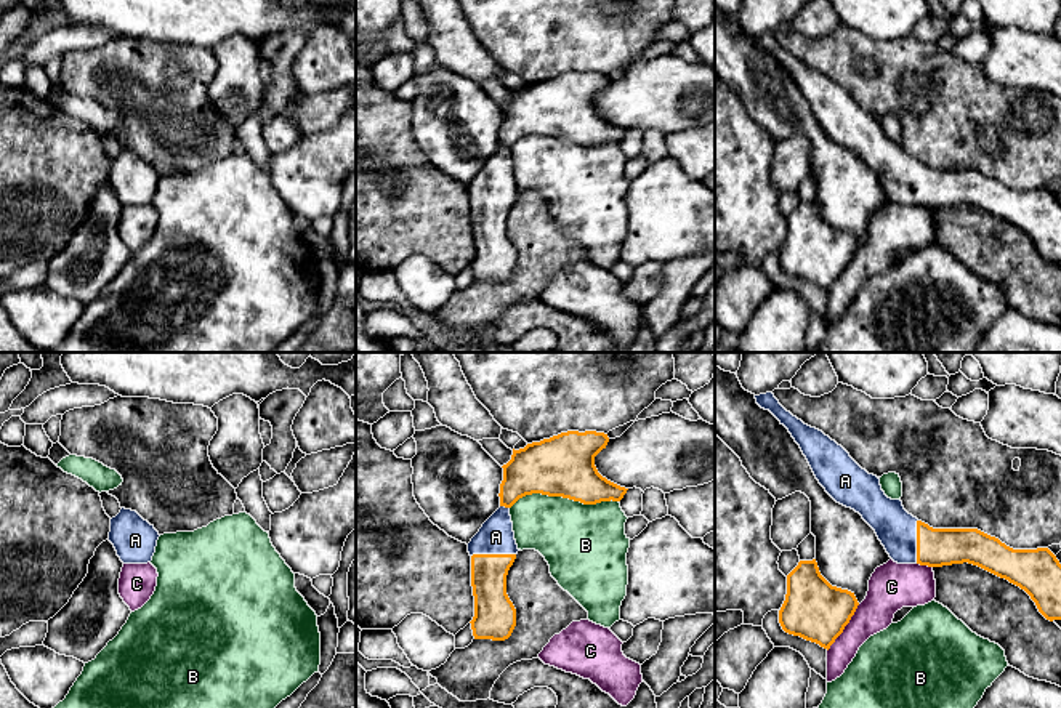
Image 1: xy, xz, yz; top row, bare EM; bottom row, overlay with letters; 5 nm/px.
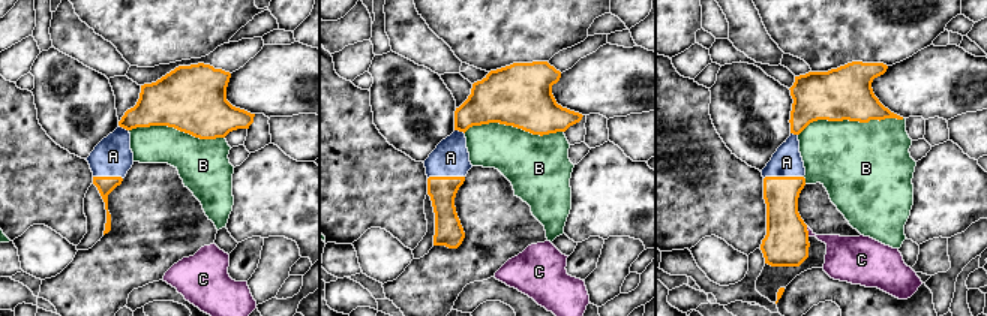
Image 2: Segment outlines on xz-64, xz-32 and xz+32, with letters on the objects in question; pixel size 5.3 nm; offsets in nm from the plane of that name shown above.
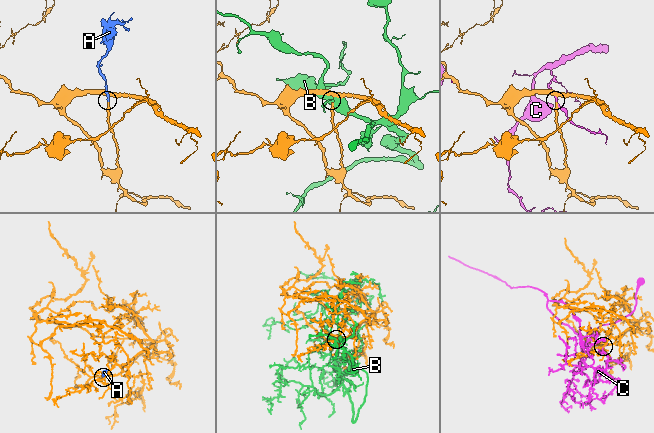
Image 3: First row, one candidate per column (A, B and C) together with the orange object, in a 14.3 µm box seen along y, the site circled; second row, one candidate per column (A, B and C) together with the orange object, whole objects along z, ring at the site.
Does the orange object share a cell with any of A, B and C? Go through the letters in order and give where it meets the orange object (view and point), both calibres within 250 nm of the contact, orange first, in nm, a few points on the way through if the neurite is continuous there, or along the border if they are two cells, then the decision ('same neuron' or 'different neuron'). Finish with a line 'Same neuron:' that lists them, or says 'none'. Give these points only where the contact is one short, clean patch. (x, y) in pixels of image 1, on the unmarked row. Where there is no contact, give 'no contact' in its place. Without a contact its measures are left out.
A: contact xz (492, 196); calibres 180 and 180 nm; same neuron
B: contact xz (563, 138); calibres 300 and 380 nm; different neuron
C: contact yz (843, 269); calibres 300 and 180 nm; different neuron
Same neuron: A

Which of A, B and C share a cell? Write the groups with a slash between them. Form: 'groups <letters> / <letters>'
groups A / B / C

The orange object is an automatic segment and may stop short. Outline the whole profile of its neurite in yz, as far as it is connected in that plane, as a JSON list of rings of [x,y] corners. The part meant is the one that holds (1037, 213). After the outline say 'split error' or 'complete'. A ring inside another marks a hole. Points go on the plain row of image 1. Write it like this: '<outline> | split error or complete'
[[[773,34],[755,37],[784,66],[806,98],[816,120],[840,146],[854,151],[875,171],[890,199],[898,205],[942,208],[973,205],[1024,231],[1039,253],[1050,263],[1061,261],[1061,205],[1048,189],[1013,191],[978,170],[933,170],[909,155],[901,141],[885,136],[880,120],[862,111],[849,95],[822,72],[805,66],[787,53]]] | split error

